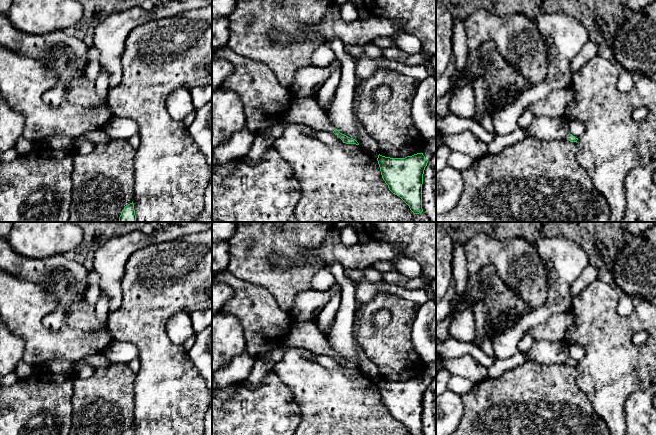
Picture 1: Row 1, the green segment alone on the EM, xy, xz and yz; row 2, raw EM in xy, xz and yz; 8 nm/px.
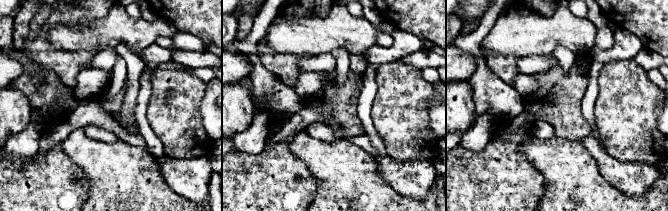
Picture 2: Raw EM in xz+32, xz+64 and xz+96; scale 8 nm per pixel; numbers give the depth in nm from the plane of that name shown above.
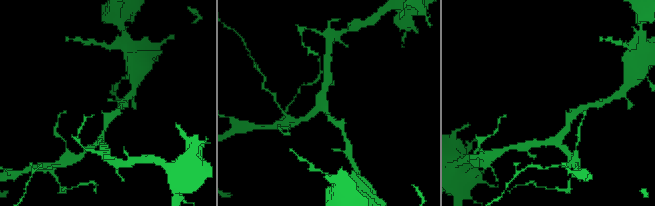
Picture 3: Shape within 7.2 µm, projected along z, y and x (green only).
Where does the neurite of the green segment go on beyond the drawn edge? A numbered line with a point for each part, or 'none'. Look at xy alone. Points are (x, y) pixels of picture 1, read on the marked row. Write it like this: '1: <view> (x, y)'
none

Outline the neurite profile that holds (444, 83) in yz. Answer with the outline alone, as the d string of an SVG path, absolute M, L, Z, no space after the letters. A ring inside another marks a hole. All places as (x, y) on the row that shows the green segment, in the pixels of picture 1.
M450 58L444 73L436 79L436 101L444 96L454 85L455 81L455 61Z

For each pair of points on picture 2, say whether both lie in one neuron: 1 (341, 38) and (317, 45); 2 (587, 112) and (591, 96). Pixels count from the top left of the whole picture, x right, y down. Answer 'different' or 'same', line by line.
1: same
2: same

